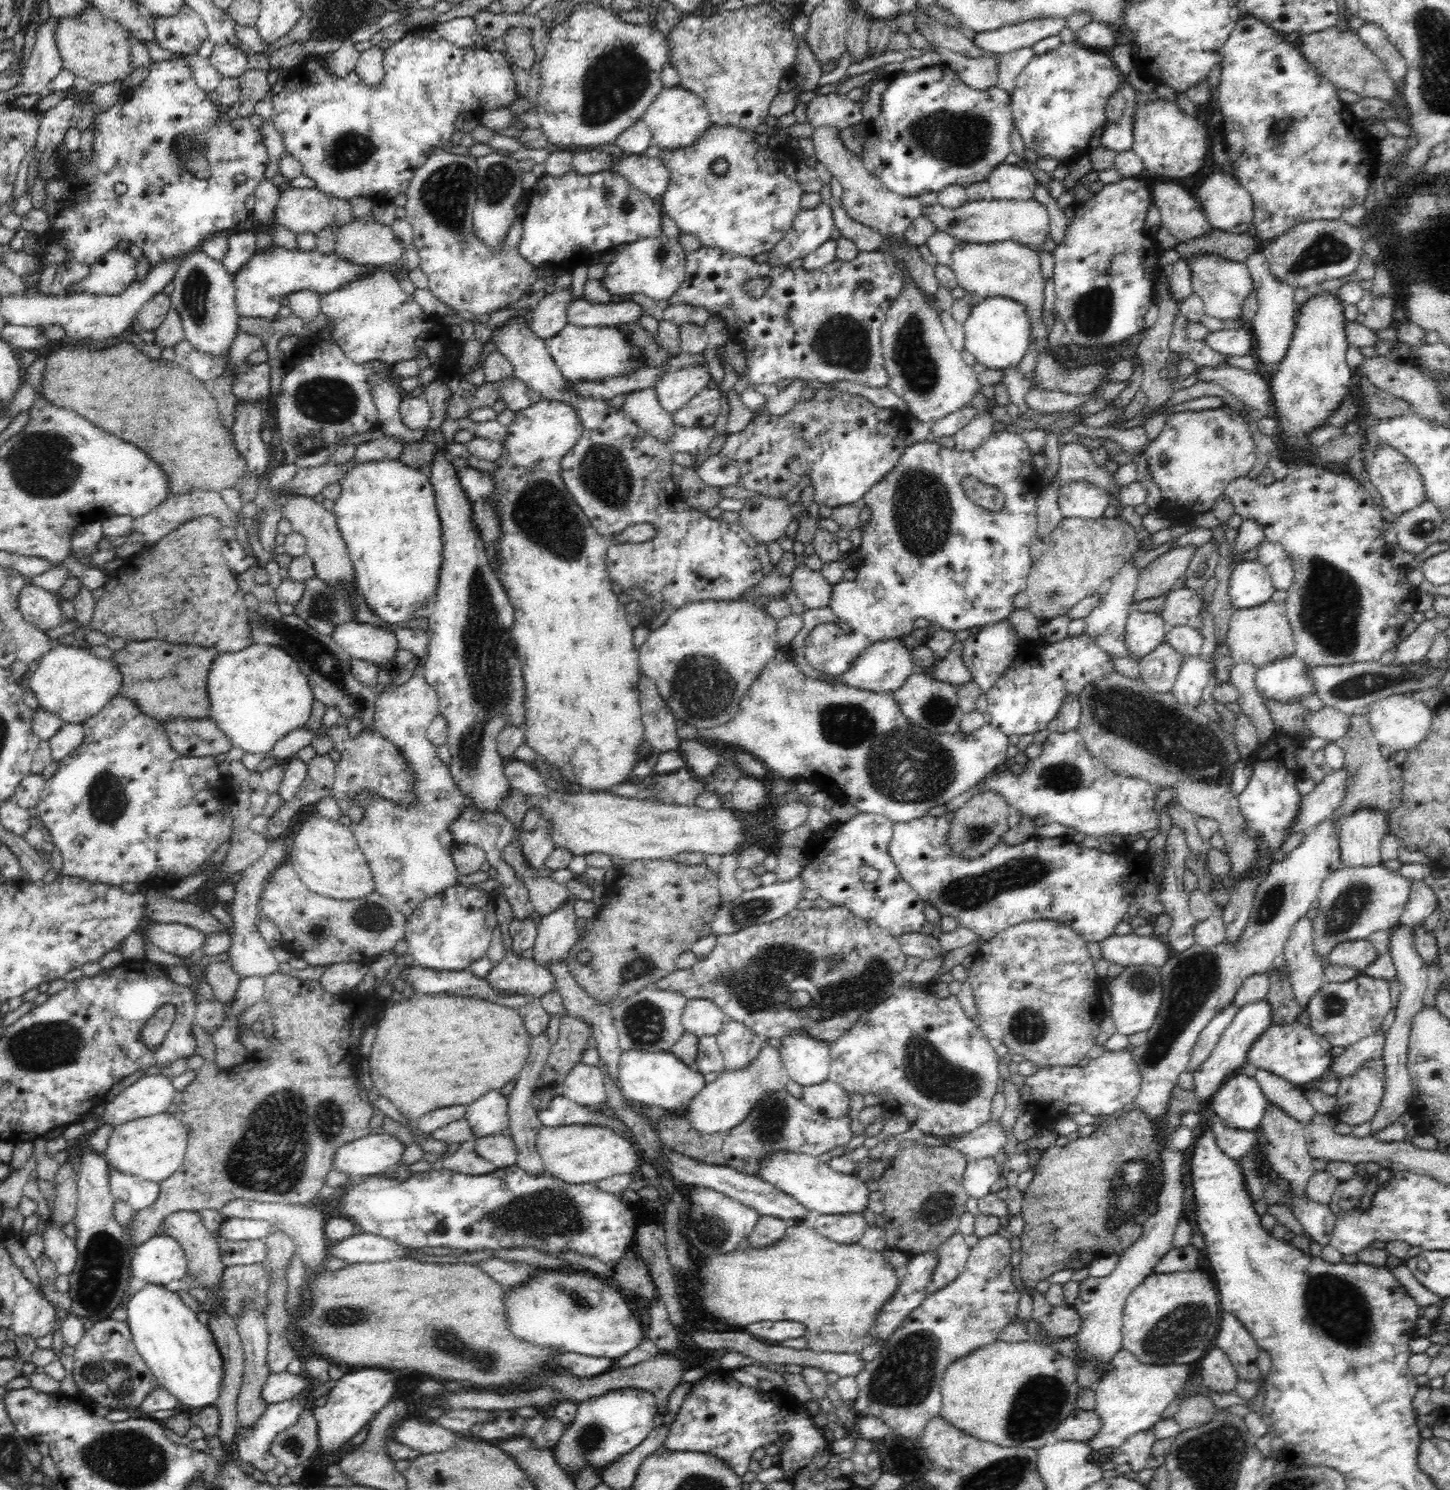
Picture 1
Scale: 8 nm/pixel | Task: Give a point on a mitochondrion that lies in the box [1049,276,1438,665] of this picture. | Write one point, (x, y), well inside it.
(1330, 603)

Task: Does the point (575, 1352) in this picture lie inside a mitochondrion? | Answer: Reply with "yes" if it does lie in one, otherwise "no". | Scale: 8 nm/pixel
no

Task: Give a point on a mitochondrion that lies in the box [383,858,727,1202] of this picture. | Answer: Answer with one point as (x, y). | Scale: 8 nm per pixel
(644, 1023)

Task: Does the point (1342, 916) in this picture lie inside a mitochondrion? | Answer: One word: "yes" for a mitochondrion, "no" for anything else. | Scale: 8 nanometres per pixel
yes

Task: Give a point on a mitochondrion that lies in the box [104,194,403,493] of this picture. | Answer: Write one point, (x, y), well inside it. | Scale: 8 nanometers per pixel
(326, 400)

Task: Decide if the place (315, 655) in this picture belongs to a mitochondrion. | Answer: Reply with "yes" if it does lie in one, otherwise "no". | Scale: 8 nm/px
yes

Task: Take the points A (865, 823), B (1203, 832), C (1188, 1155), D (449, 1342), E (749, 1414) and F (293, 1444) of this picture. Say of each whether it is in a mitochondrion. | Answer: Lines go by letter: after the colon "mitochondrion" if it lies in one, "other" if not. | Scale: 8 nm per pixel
A: other
B: other
C: other
D: mitochondrion
E: other
F: mitochondrion

